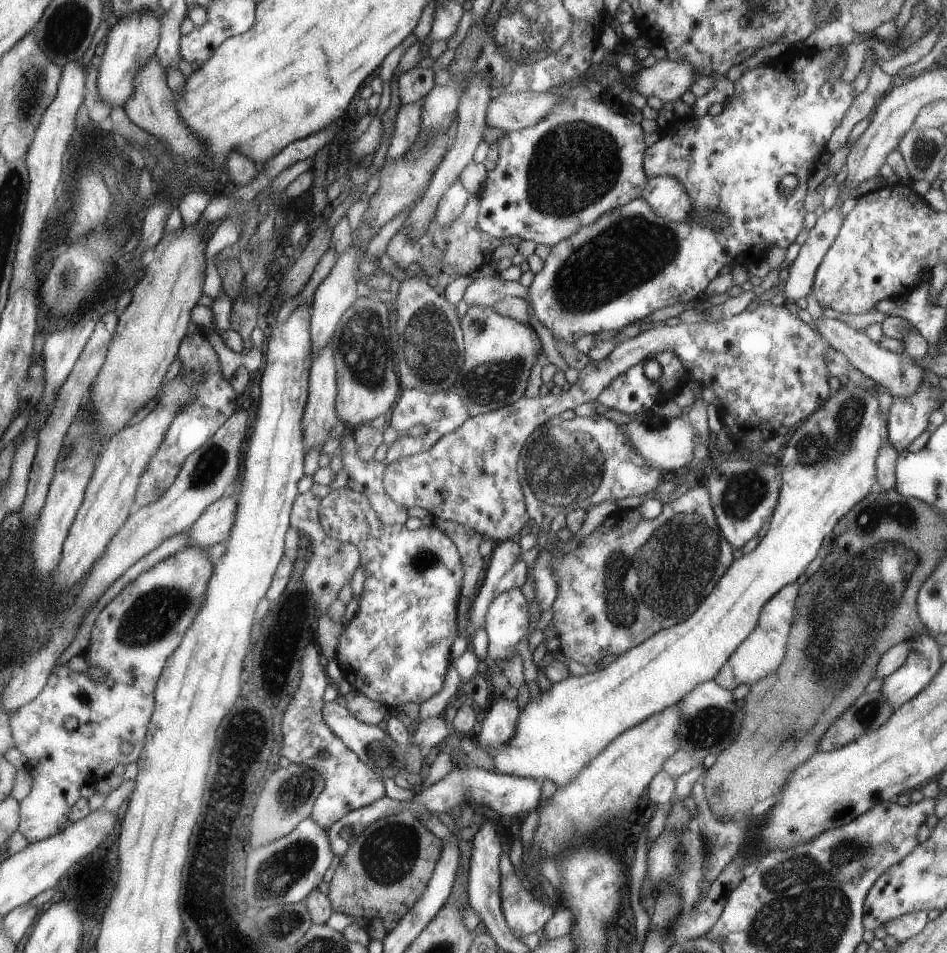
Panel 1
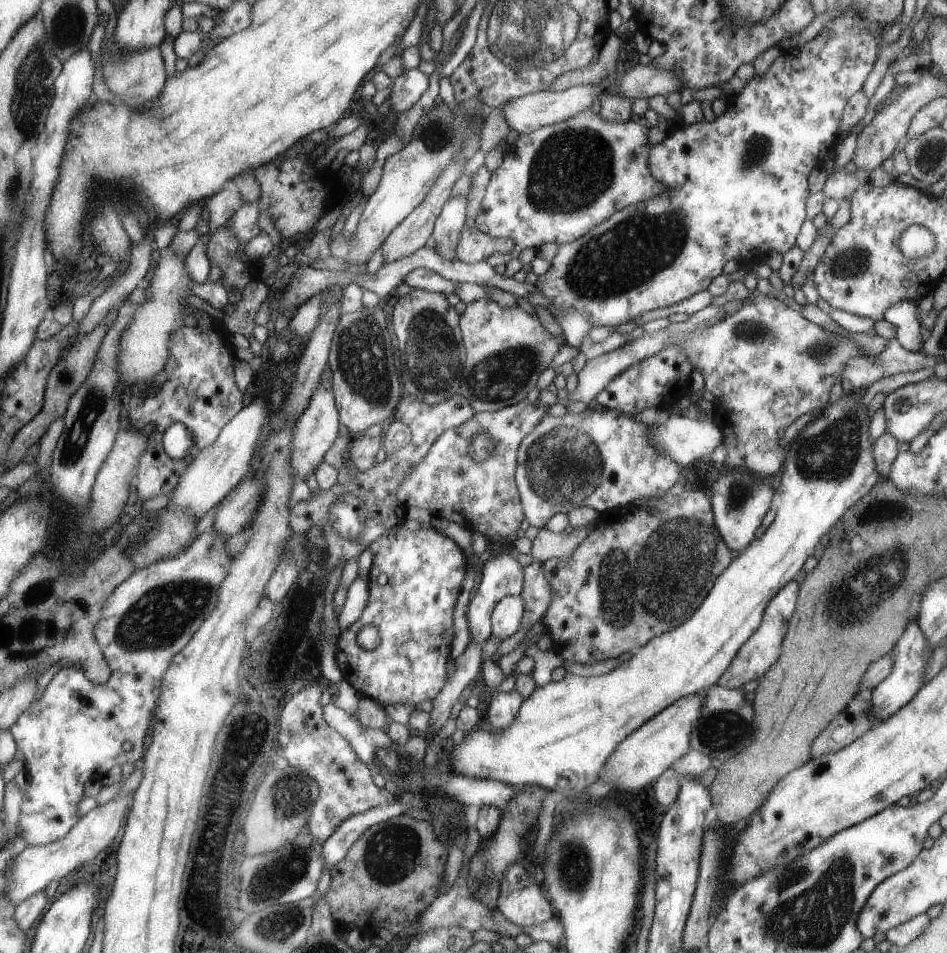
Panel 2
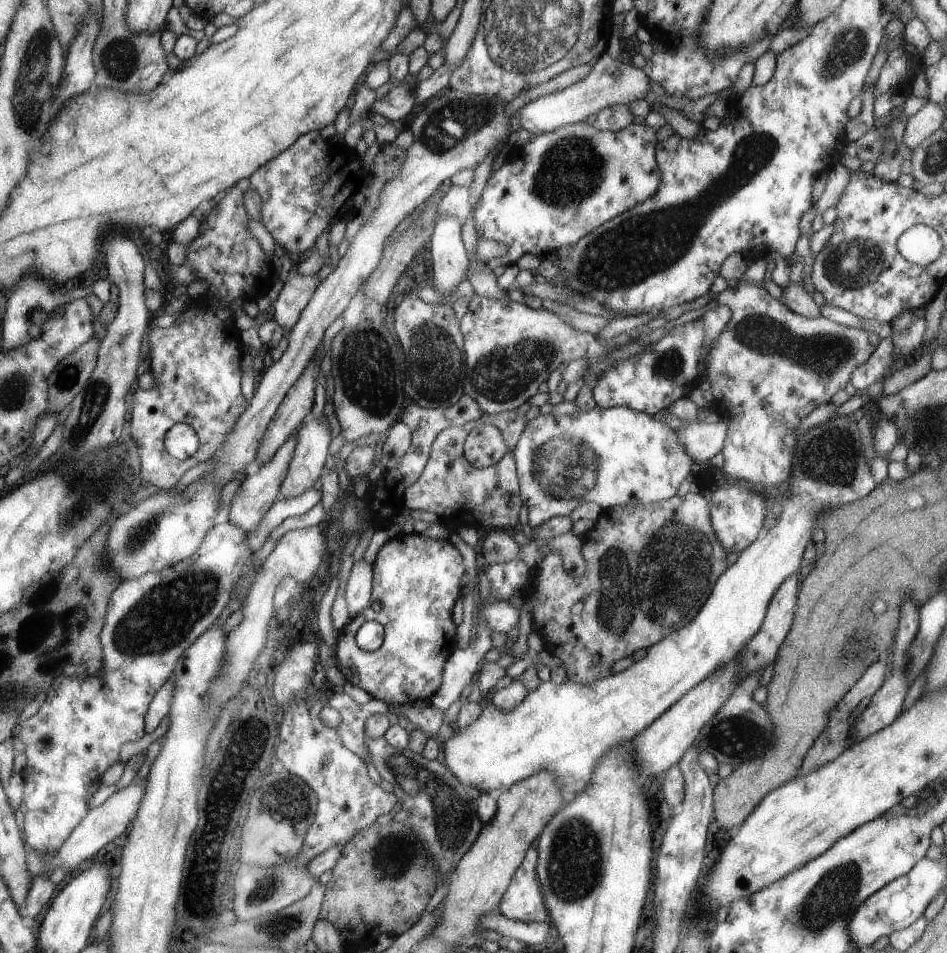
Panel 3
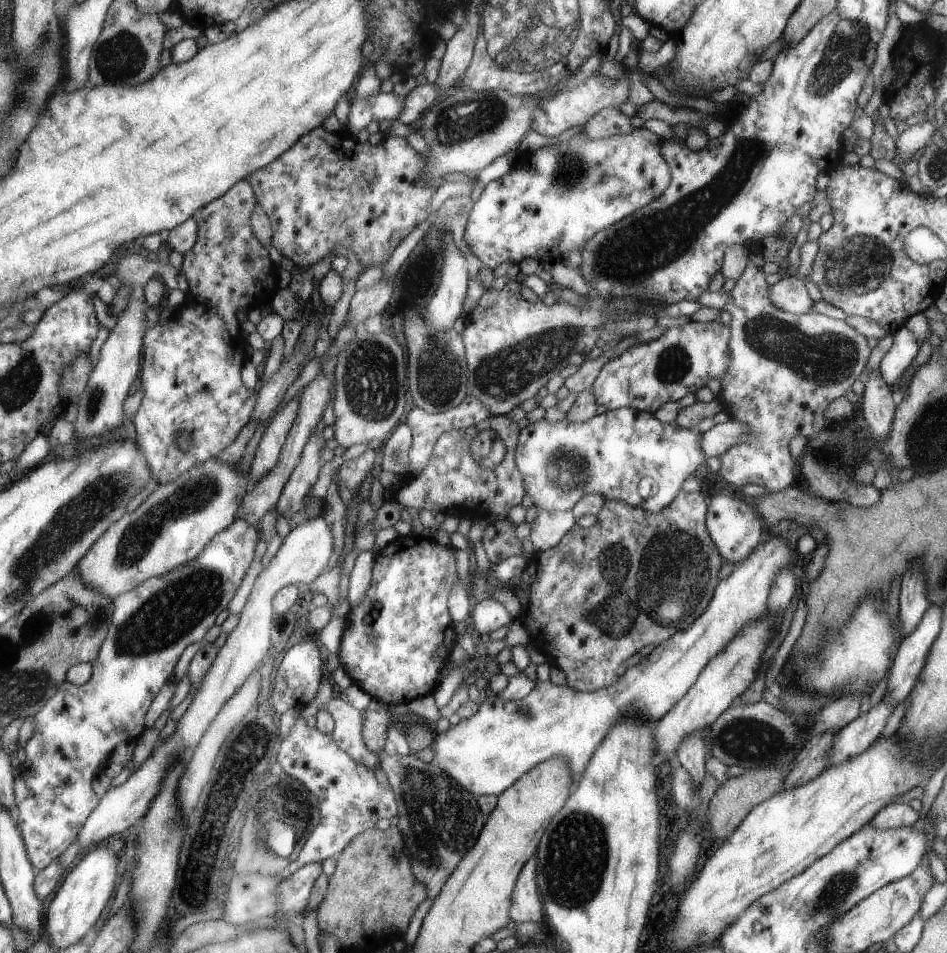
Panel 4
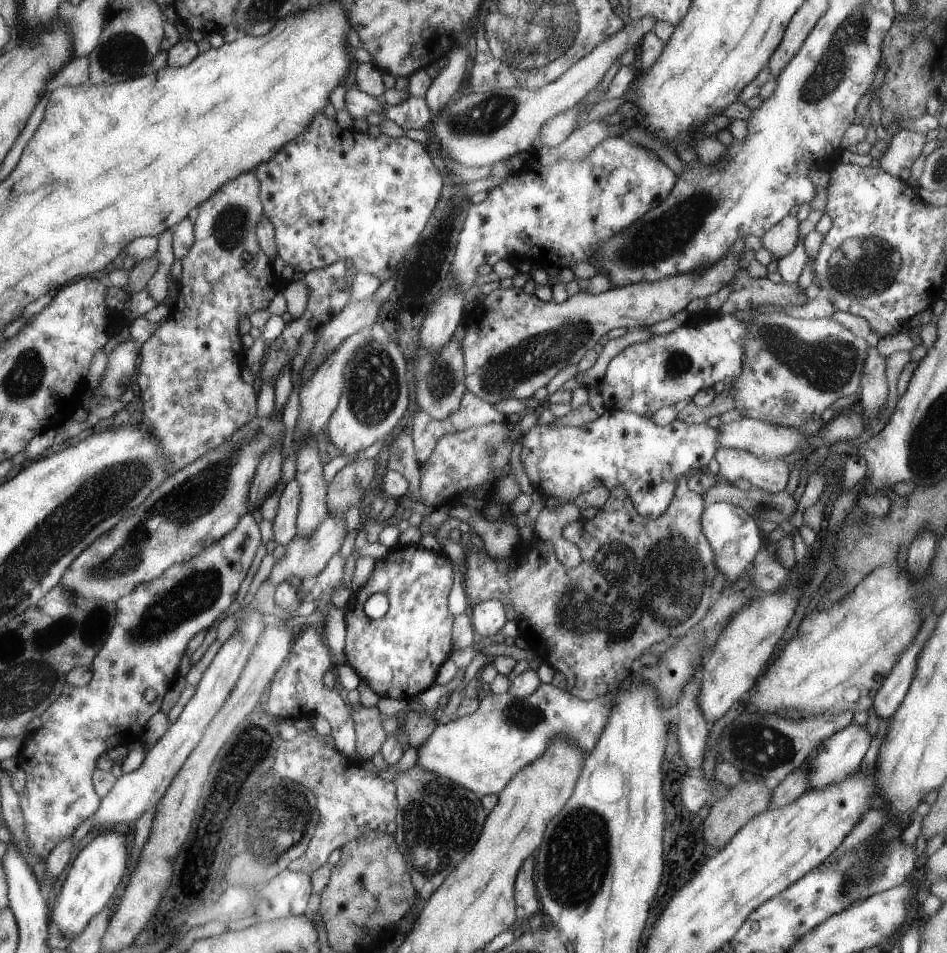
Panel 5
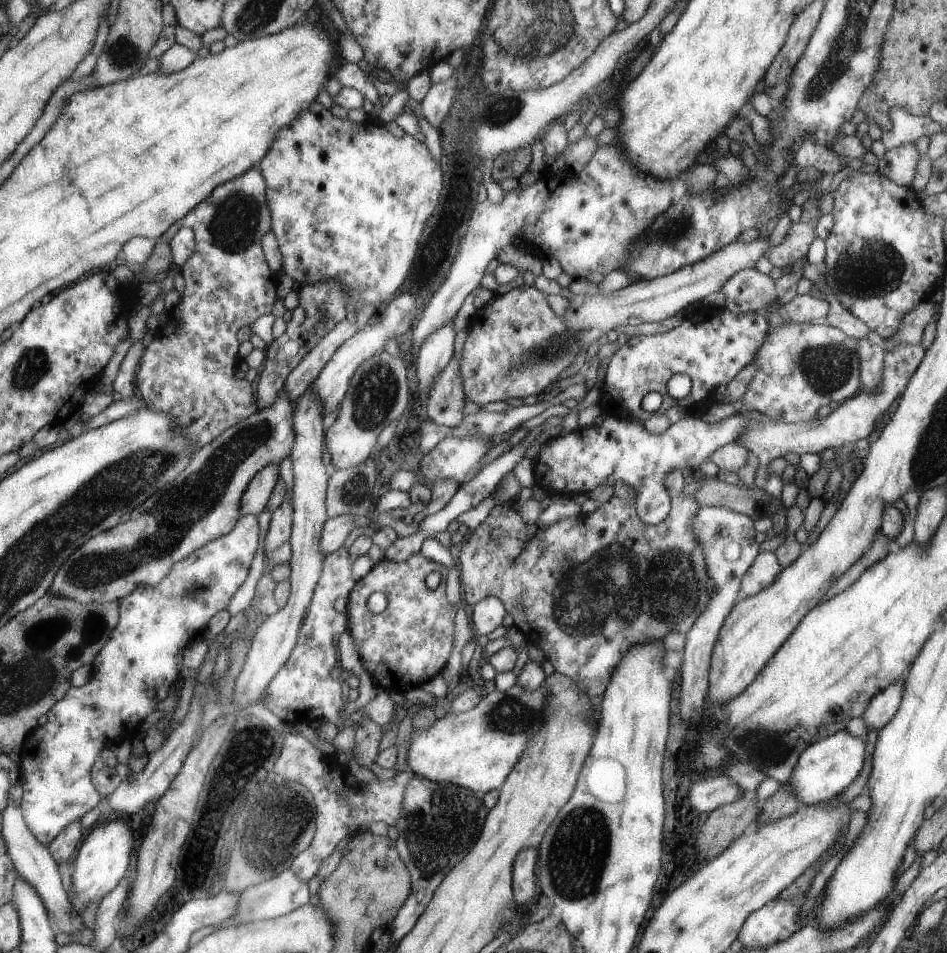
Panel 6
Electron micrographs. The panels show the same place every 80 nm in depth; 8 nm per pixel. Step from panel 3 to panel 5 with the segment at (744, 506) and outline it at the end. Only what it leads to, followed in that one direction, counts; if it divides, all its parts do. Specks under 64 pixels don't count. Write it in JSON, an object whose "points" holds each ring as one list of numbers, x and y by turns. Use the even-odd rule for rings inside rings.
{"points":[[713,502,703,510,702,530,714,550,714,562,719,566,719,574,727,578,726,584,735,582,743,574,743,570,751,567,755,552,761,549,759,530,755,522,749,512,733,503]]}

